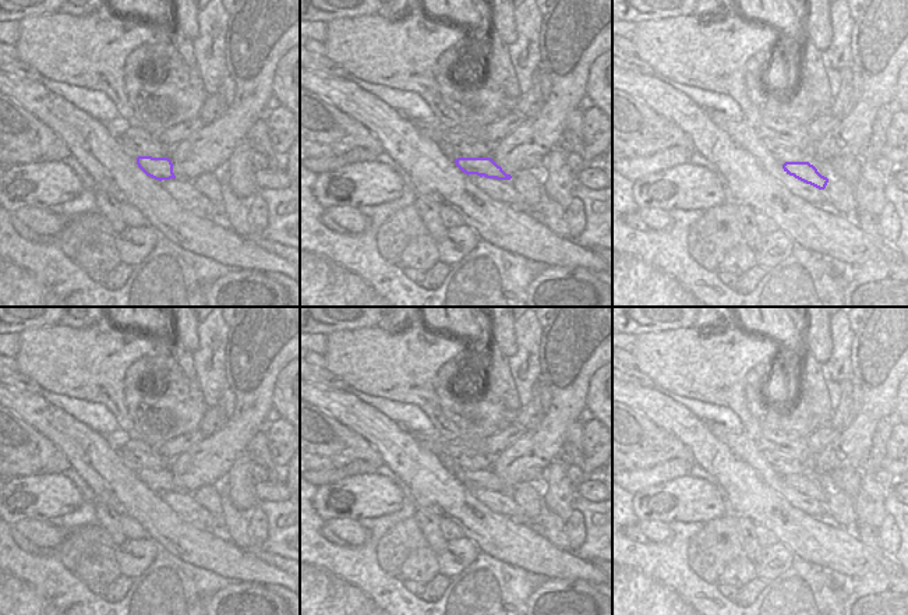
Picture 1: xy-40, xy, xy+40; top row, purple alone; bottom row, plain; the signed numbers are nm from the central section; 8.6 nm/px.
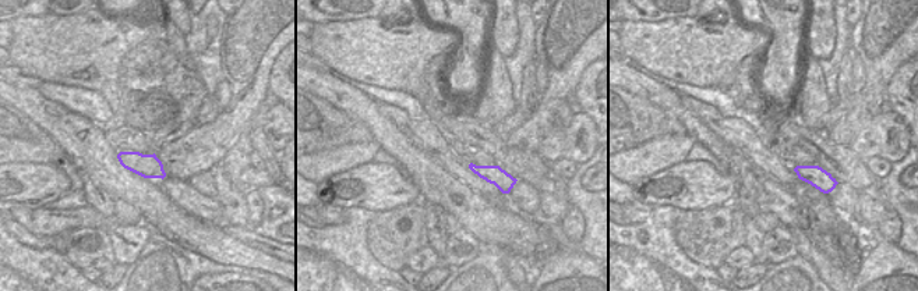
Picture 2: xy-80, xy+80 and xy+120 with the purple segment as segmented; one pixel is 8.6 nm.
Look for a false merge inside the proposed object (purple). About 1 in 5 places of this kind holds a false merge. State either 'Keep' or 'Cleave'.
Keep.

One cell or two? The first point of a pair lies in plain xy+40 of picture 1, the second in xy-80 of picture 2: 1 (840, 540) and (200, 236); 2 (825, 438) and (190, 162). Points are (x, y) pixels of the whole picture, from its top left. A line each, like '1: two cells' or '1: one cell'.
1: one cell
2: two cells

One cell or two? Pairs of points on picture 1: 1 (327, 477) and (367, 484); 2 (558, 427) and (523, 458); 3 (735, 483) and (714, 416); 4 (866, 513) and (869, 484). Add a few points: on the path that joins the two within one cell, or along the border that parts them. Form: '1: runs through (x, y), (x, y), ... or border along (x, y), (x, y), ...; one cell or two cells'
1: border along (371, 473), (352, 474), (321, 484), (317, 488); two cells
2: runs through (550, 434), (536, 448), (530, 449); one cell
3: border along (679, 403), (706, 423); two cells
4: runs through (866, 506), (869, 491); one cell

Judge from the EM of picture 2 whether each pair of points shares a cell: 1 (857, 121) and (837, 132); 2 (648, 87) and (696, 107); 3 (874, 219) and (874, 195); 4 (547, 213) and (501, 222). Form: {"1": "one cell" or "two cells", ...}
{"1": "one cell", "2": "two cells", "3": "one cell", "4": "two cells"}

